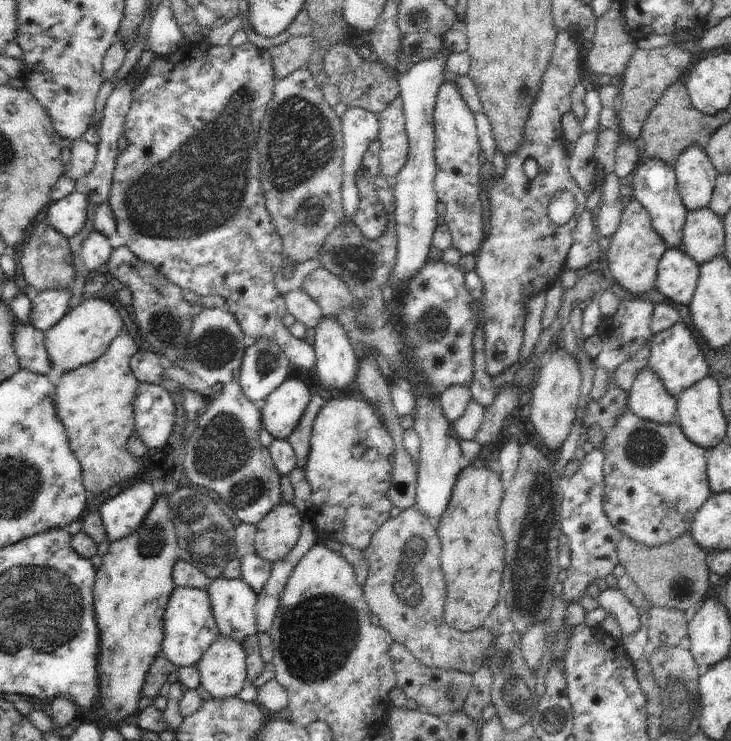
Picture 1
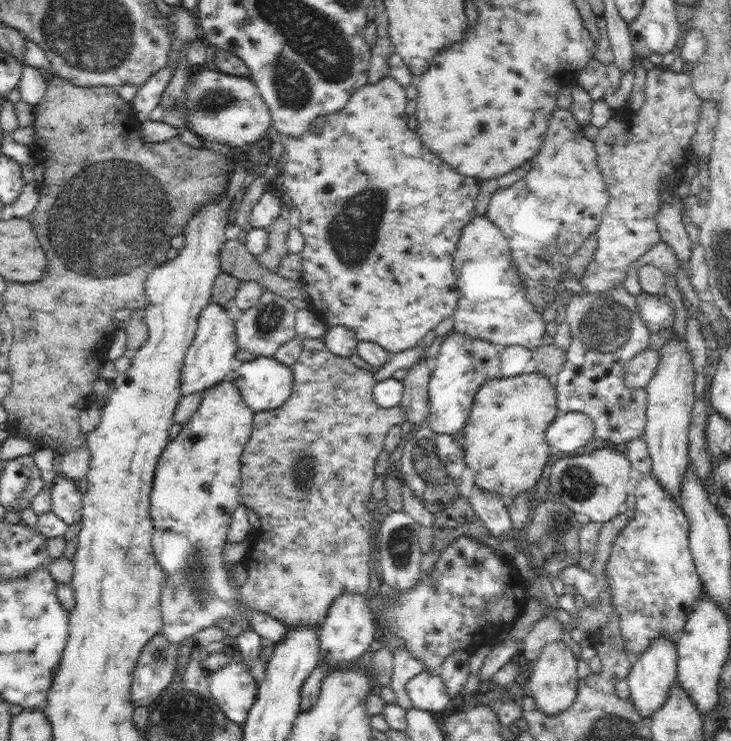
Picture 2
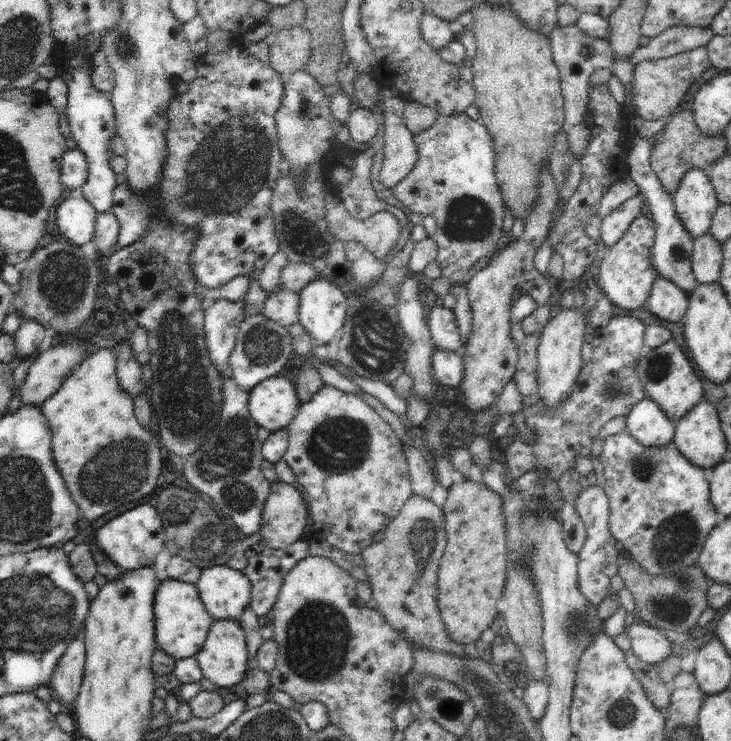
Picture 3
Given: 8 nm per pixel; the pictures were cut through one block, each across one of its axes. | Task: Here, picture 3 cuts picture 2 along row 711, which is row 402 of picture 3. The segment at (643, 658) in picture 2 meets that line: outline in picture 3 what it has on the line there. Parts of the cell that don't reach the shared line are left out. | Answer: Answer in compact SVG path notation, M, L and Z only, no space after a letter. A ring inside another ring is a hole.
M645 396L627 414L623 432L631 434L637 442L647 448L663 448L673 442L675 422L655 400Z

